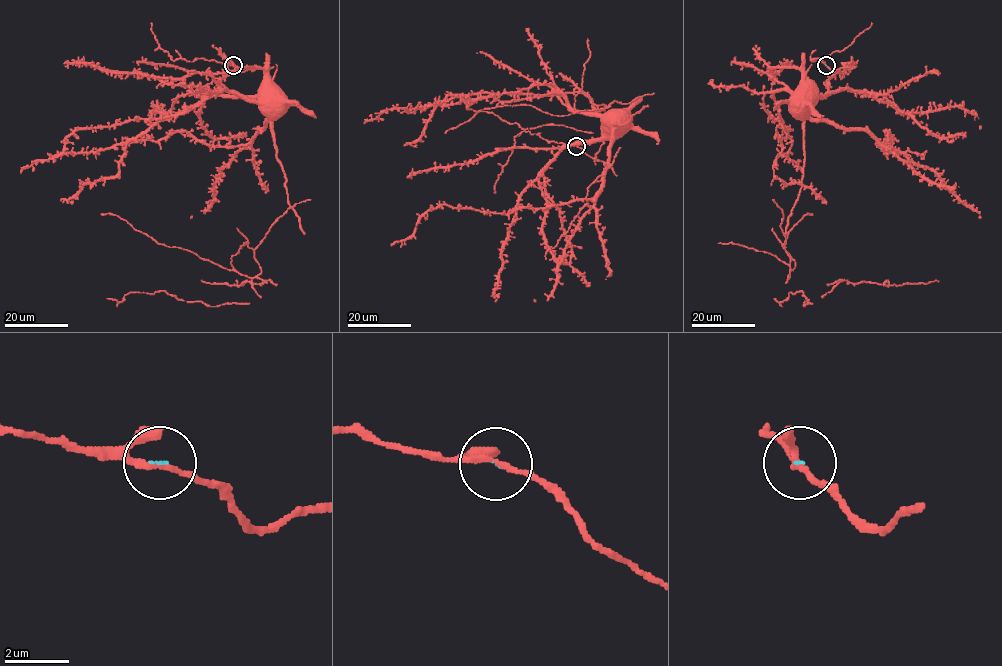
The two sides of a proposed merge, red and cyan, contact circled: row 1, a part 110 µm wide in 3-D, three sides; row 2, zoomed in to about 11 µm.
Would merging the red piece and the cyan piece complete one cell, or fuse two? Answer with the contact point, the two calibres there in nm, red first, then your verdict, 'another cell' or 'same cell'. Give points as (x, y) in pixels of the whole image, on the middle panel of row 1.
(576, 146) | 160/70 nm | another cell

